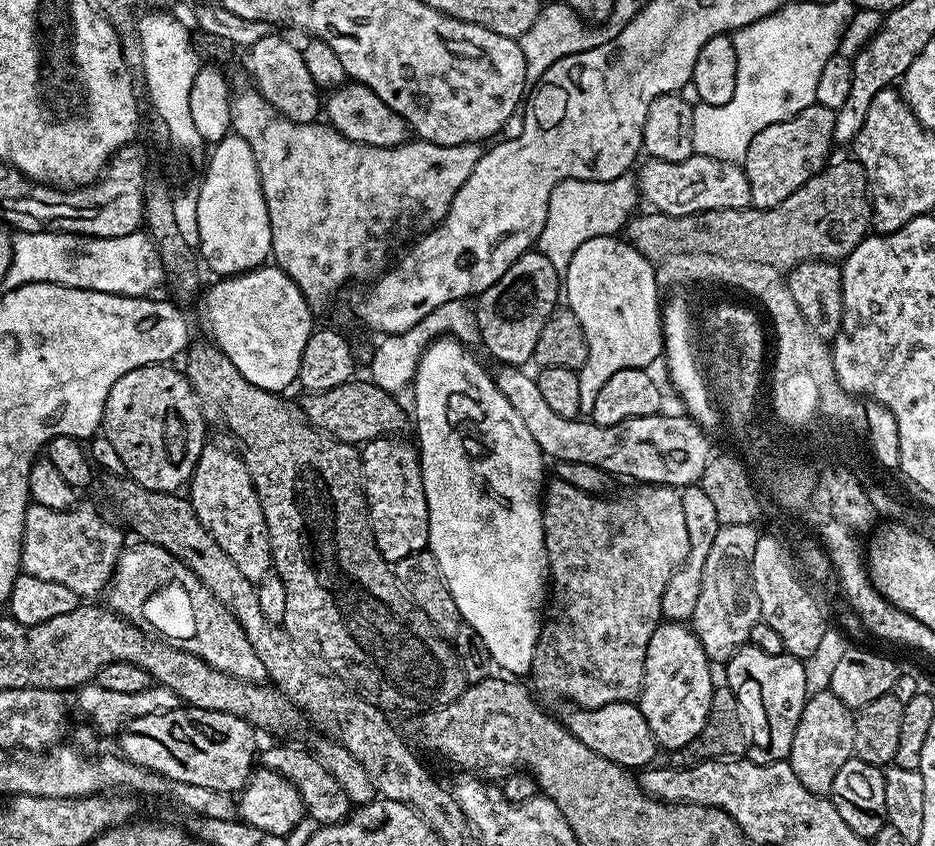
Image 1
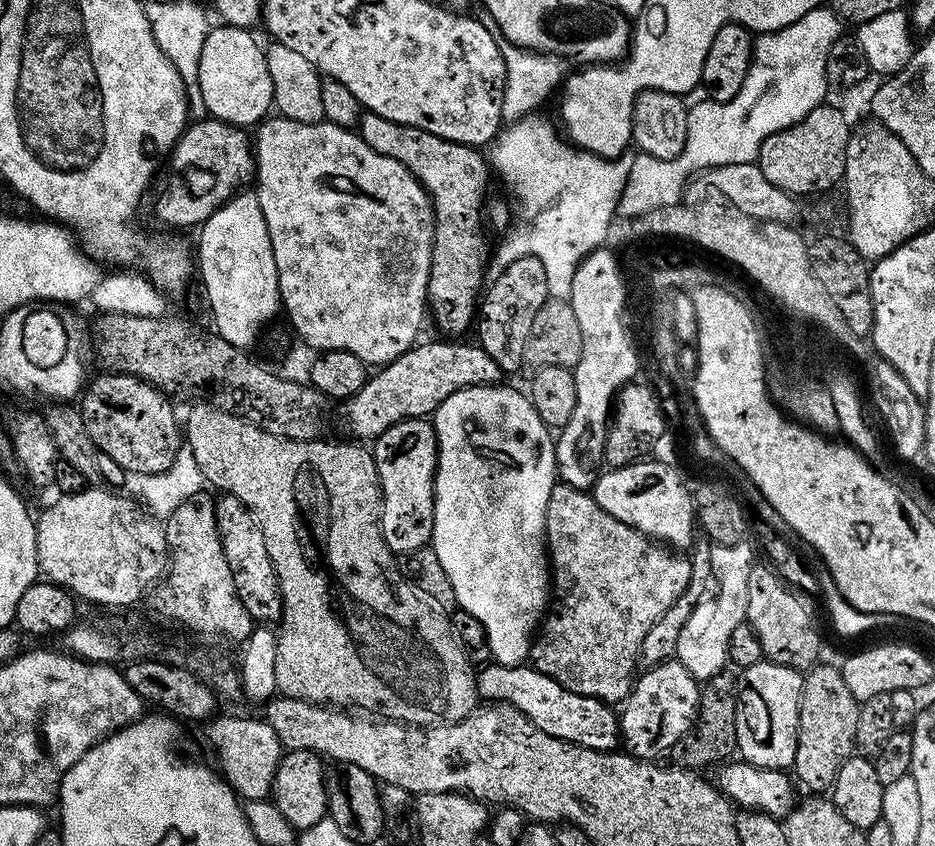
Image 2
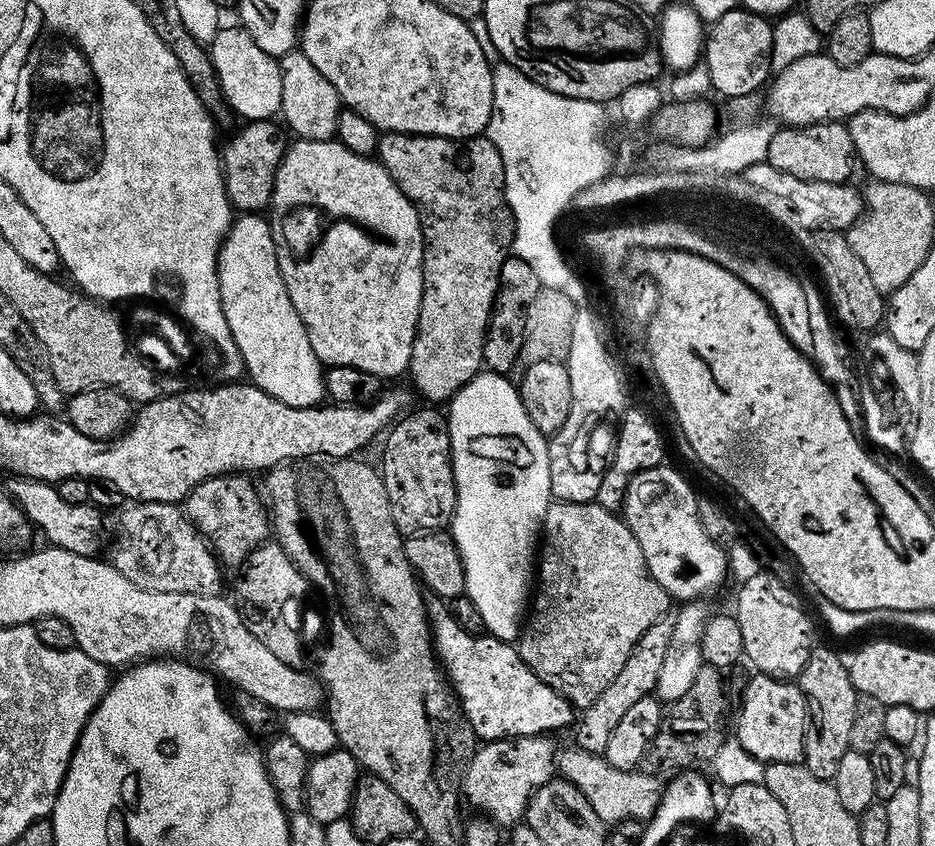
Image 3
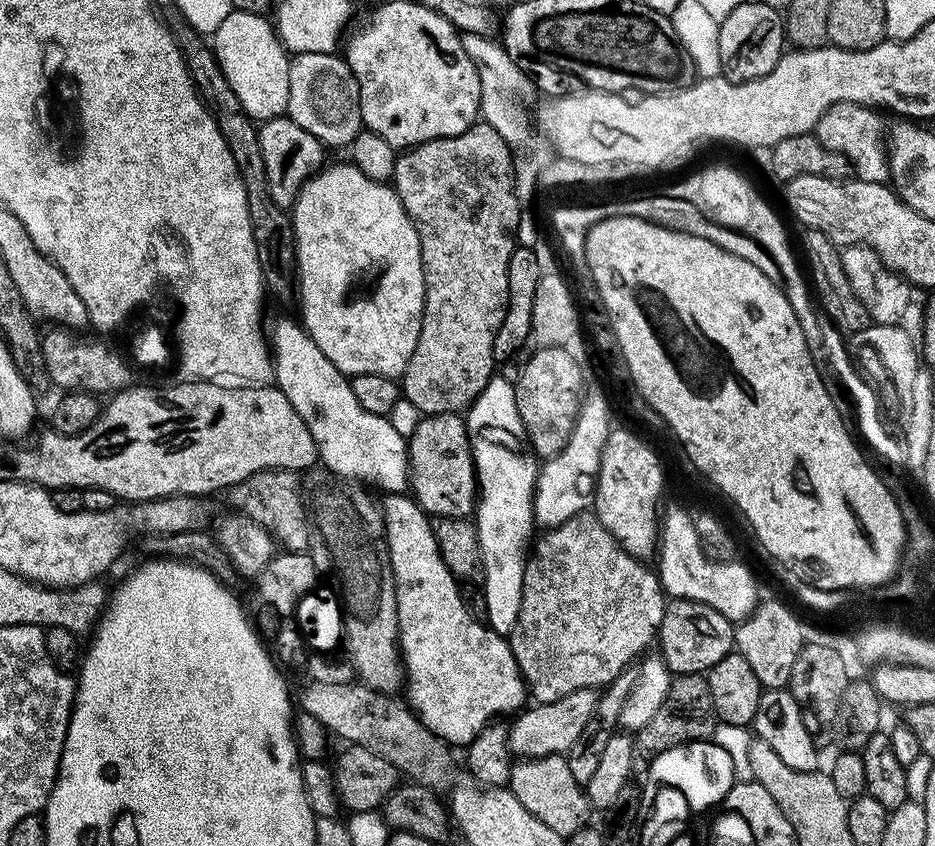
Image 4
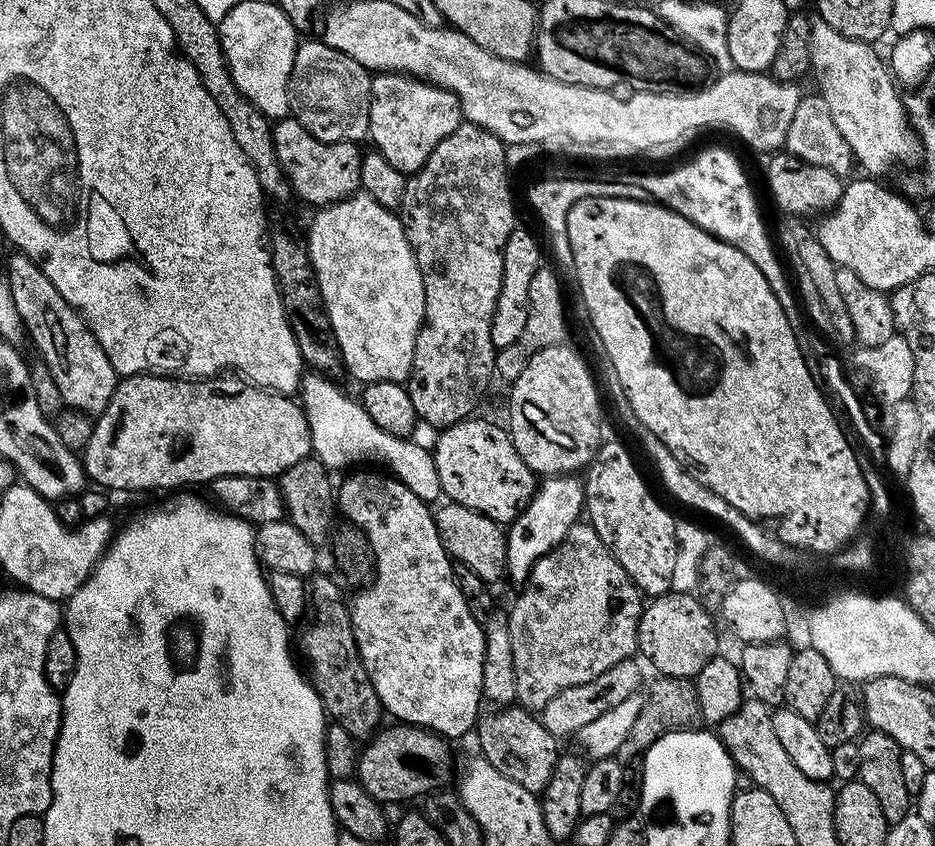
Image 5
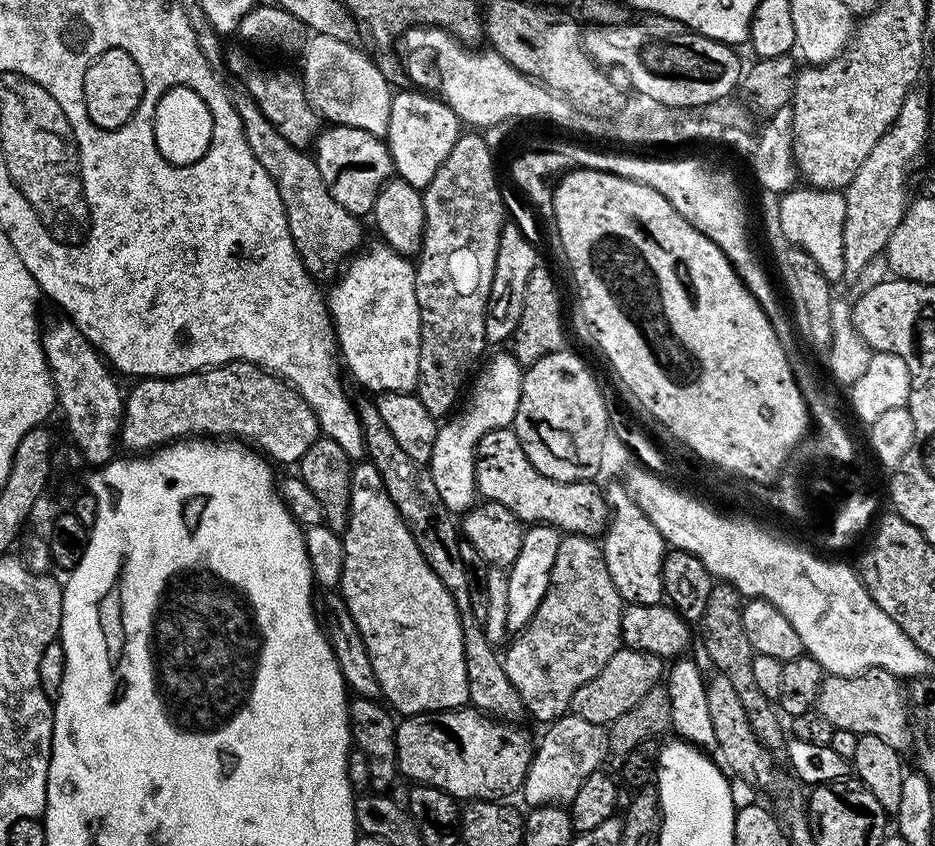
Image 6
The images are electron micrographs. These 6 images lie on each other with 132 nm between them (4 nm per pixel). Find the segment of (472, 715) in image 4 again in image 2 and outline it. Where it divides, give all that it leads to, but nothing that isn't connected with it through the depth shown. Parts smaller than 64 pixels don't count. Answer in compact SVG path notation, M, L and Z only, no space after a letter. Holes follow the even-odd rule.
M488 662L483 669L479 669L476 678L476 691L488 702L503 702L514 706L538 730L550 734L554 738L562 738L566 742L574 742L578 746L593 748L599 752L615 749L621 743L620 721L613 705L593 696L574 694L574 690L566 690L554 678L542 674L538 669L515 664L507 668L502 664Z

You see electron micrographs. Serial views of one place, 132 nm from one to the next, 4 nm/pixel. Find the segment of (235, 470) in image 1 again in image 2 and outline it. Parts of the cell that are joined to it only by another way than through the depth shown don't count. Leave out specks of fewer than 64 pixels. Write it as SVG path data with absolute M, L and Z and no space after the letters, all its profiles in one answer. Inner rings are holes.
M227 494L216 500L216 521L220 530L220 541L226 554L226 562L230 562L230 574L234 574L234 590L236 599L246 606L253 621L279 621L282 616L280 587L274 566L270 562L270 554L266 554L266 541L262 538L262 530L258 530L258 522L248 513L248 508L238 502L238 498Z

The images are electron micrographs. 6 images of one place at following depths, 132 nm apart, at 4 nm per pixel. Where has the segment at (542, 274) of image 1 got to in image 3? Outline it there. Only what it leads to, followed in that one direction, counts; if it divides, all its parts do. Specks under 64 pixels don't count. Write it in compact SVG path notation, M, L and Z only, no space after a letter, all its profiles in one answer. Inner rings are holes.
M513 254L509 255L506 262L502 262L496 305L492 308L488 333L484 339L484 368L487 371L508 374L511 373L511 368L518 364L526 330L526 310L530 302L538 298L540 289L540 280L528 262Z

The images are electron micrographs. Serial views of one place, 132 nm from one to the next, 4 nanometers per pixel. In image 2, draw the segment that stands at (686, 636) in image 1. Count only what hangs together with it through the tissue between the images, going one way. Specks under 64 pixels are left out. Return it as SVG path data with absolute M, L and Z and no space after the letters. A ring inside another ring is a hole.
M675 658L639 673L632 693L618 712L623 751L639 760L655 761L656 756L671 753L673 746L688 735L700 708L701 685Z

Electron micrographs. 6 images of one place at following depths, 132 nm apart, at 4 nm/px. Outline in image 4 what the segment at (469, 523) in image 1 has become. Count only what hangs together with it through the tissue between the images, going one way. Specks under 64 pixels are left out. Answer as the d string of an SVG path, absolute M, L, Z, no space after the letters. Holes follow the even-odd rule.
M500 374L493 375L486 390L482 390L482 394L478 394L478 398L473 402L471 408L467 409L466 423L472 461L476 467L478 499L474 509L474 523L480 543L480 553L484 559L482 585L484 584L484 604L488 607L486 623L496 632L510 634L514 630L514 622L518 622L518 610L522 602L524 567L528 565L530 545L534 540L532 495L536 489L538 457L528 442L524 423L518 414L516 389L511 379L503 380Z

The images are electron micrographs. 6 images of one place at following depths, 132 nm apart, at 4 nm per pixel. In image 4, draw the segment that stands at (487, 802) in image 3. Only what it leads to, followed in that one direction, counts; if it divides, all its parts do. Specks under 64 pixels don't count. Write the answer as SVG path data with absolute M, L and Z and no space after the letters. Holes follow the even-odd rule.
M594 688L574 690L574 694L566 694L566 698L558 698L558 702L546 702L545 704L533 703L525 707L511 721L508 729L508 747L517 757L529 756L559 756L566 754L570 746L574 746L578 734L582 734L590 714L600 701L600 692Z

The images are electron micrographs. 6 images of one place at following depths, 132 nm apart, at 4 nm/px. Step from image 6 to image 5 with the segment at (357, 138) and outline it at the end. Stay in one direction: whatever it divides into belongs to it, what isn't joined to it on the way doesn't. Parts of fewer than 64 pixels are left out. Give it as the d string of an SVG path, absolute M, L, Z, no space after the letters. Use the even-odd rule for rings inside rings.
M291 118L275 121L272 137L280 169L284 171L297 201L300 199L315 206L327 206L361 191L364 152L359 143L327 144L311 136L297 120Z

